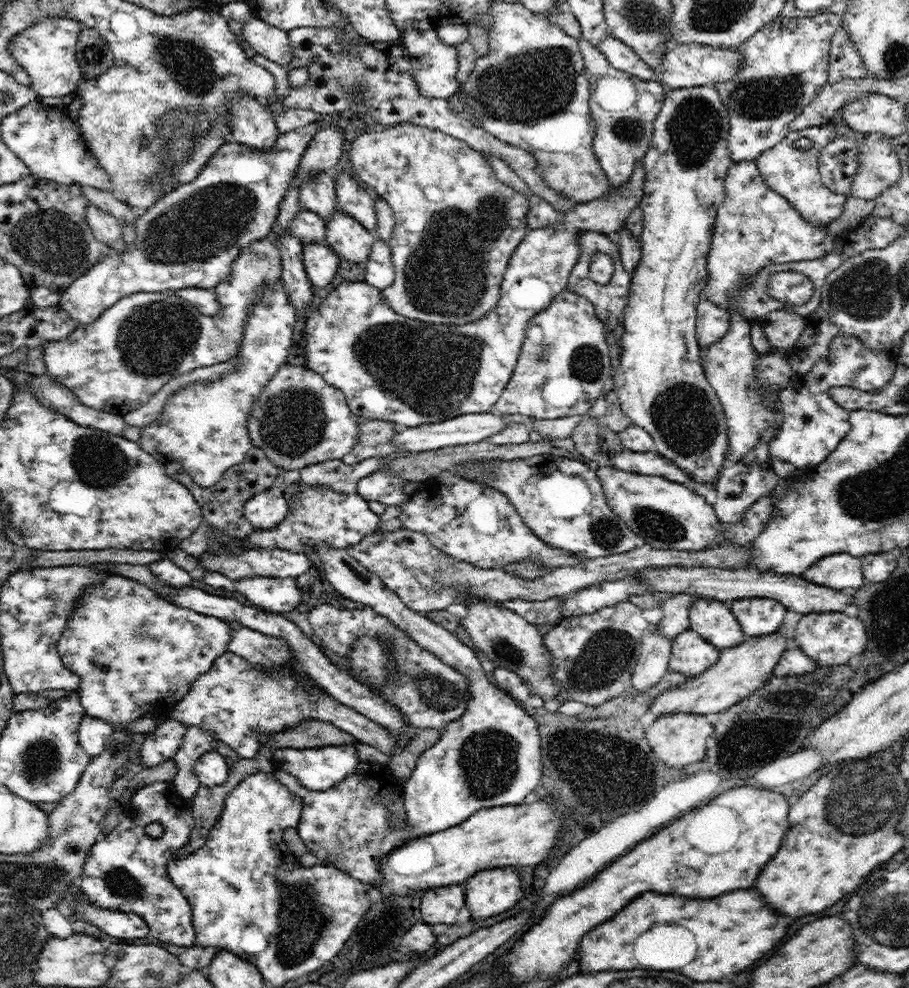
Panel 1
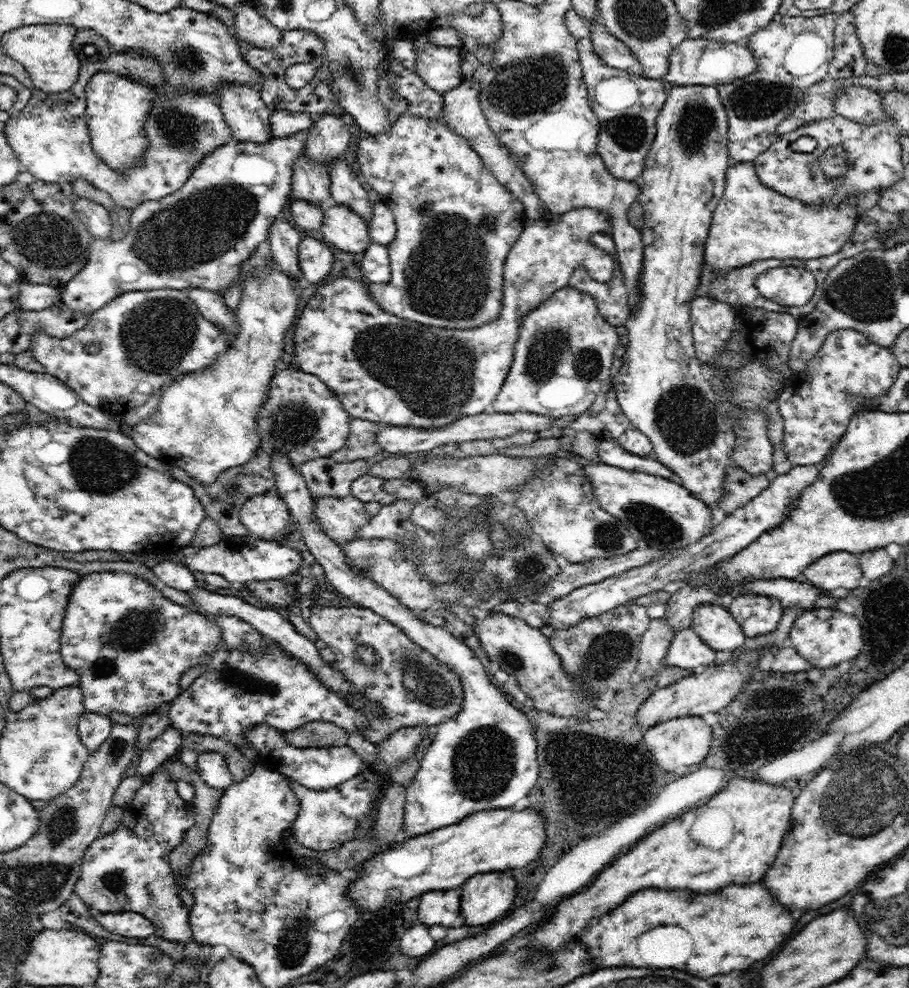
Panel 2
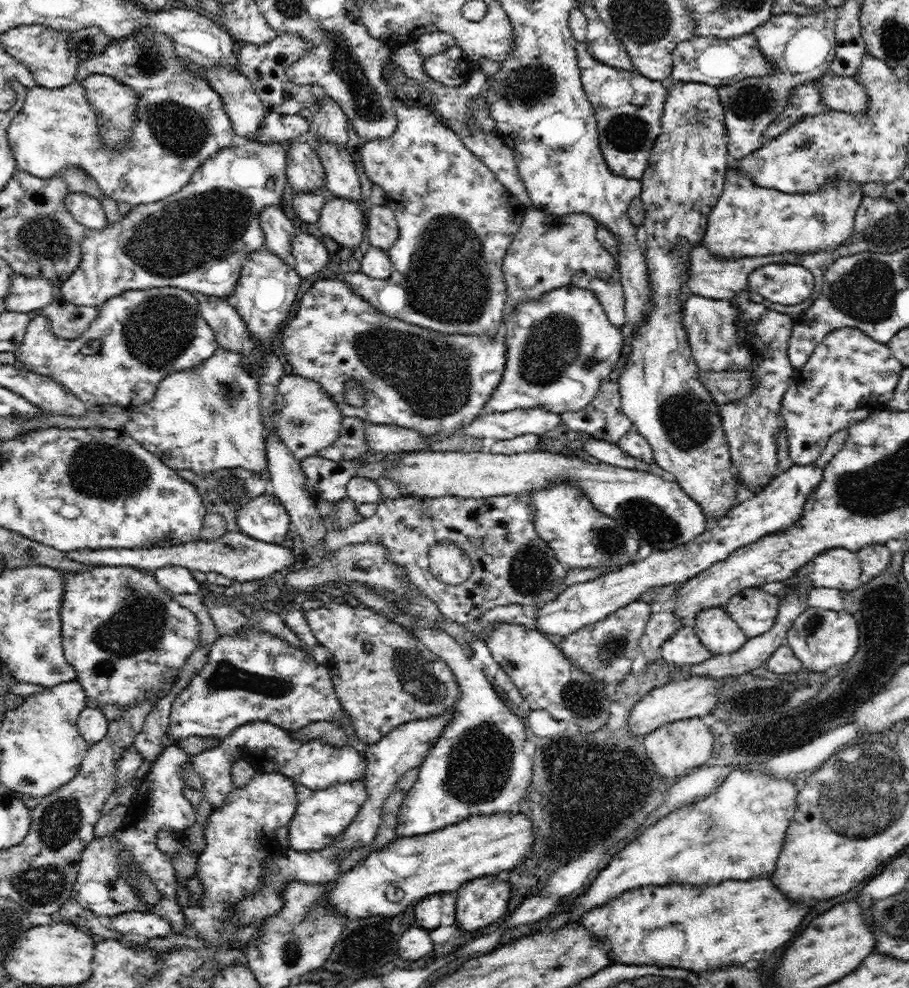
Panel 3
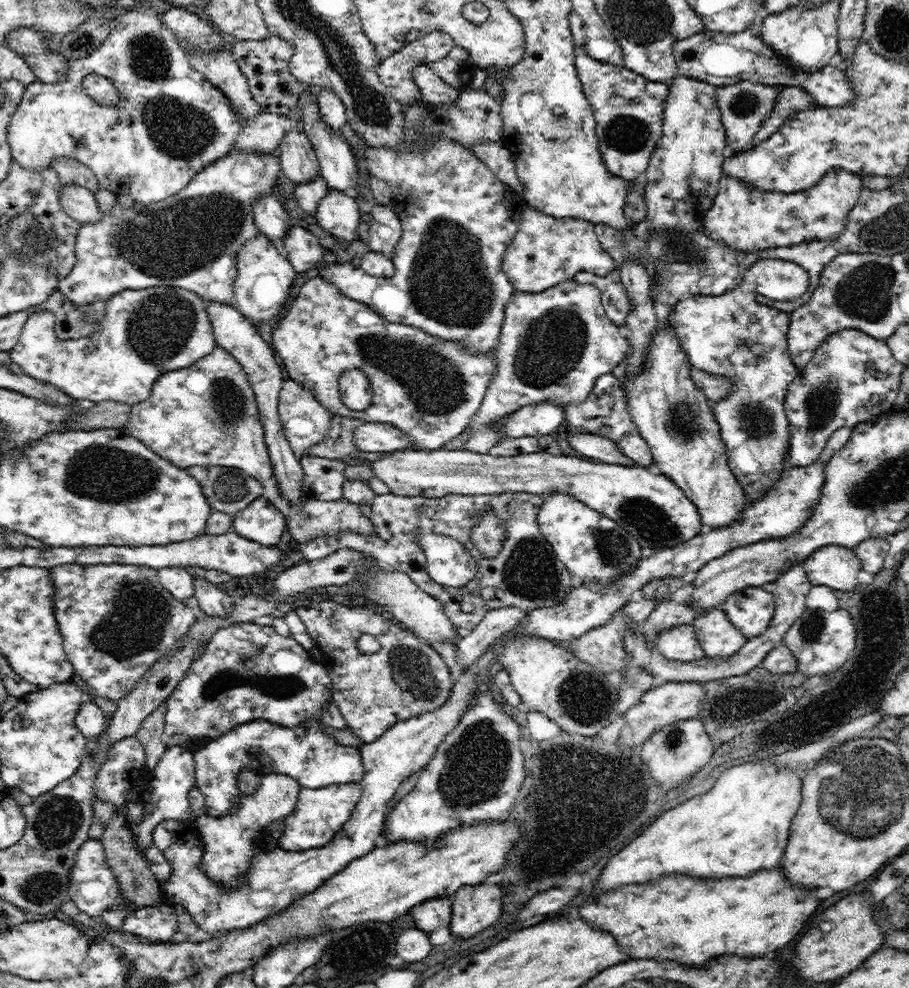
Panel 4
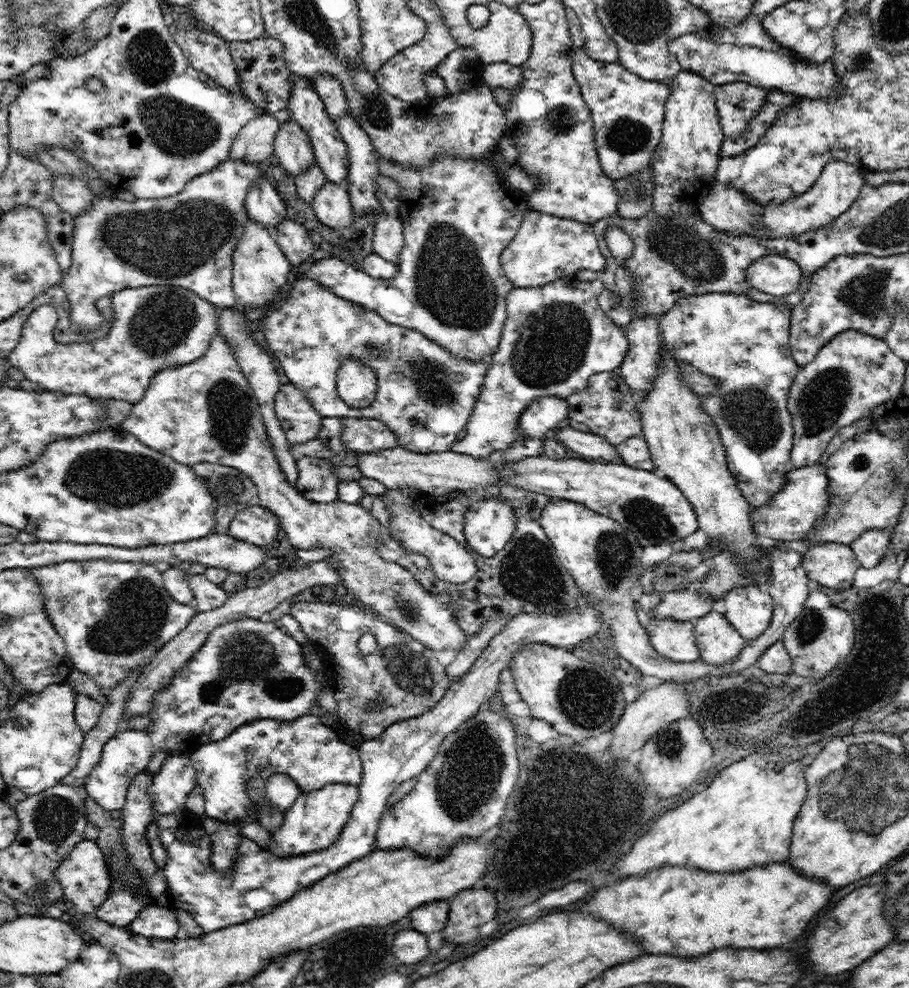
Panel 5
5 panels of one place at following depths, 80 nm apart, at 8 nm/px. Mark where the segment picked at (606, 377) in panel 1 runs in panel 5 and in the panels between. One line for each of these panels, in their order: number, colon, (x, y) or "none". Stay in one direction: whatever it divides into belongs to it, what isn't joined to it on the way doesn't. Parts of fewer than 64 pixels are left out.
2: (565, 347)
3: (560, 347)
4: (553, 345)
5: (554, 338)

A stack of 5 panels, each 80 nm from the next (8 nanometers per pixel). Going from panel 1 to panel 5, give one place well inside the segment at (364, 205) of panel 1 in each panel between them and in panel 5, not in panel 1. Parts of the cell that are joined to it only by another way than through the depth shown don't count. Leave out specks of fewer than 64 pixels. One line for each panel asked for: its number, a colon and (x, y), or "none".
2: (345, 189)
3: (342, 181)
4: (338, 167)
5: (306, 108)

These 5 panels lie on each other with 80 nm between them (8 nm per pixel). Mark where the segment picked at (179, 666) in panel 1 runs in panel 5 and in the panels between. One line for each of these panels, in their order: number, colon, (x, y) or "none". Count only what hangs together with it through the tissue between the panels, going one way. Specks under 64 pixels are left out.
2: (130, 645)
3: (126, 638)
4: (116, 620)
5: (113, 616)

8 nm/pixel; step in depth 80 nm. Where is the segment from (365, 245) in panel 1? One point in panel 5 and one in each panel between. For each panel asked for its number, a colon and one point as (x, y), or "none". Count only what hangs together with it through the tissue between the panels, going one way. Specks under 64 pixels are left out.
2: (343, 228)
3: (342, 220)
4: (337, 213)
5: (331, 205)

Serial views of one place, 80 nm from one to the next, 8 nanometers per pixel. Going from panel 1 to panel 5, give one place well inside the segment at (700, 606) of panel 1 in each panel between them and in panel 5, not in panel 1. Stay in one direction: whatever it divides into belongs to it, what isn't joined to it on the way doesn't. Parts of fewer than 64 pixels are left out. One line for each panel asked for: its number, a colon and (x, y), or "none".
2: (714, 624)
3: (719, 633)
4: (715, 633)
5: (719, 643)

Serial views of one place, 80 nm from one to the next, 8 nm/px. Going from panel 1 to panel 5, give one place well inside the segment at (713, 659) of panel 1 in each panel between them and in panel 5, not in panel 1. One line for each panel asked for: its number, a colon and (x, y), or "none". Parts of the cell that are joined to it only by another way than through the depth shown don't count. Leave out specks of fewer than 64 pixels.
2: (687, 650)
3: (684, 647)
4: (679, 643)
5: (673, 639)

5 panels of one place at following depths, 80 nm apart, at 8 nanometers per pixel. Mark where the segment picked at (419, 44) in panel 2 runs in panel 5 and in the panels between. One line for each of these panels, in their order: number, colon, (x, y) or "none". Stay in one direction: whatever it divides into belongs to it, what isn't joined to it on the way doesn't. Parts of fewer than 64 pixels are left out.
3: (452, 67)
4: (457, 69)
5: (461, 70)

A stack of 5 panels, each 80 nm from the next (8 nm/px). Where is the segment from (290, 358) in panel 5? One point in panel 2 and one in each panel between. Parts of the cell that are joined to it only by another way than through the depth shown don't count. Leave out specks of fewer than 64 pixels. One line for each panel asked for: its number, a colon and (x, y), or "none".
2: (383, 368)
3: (413, 377)
4: (429, 388)

